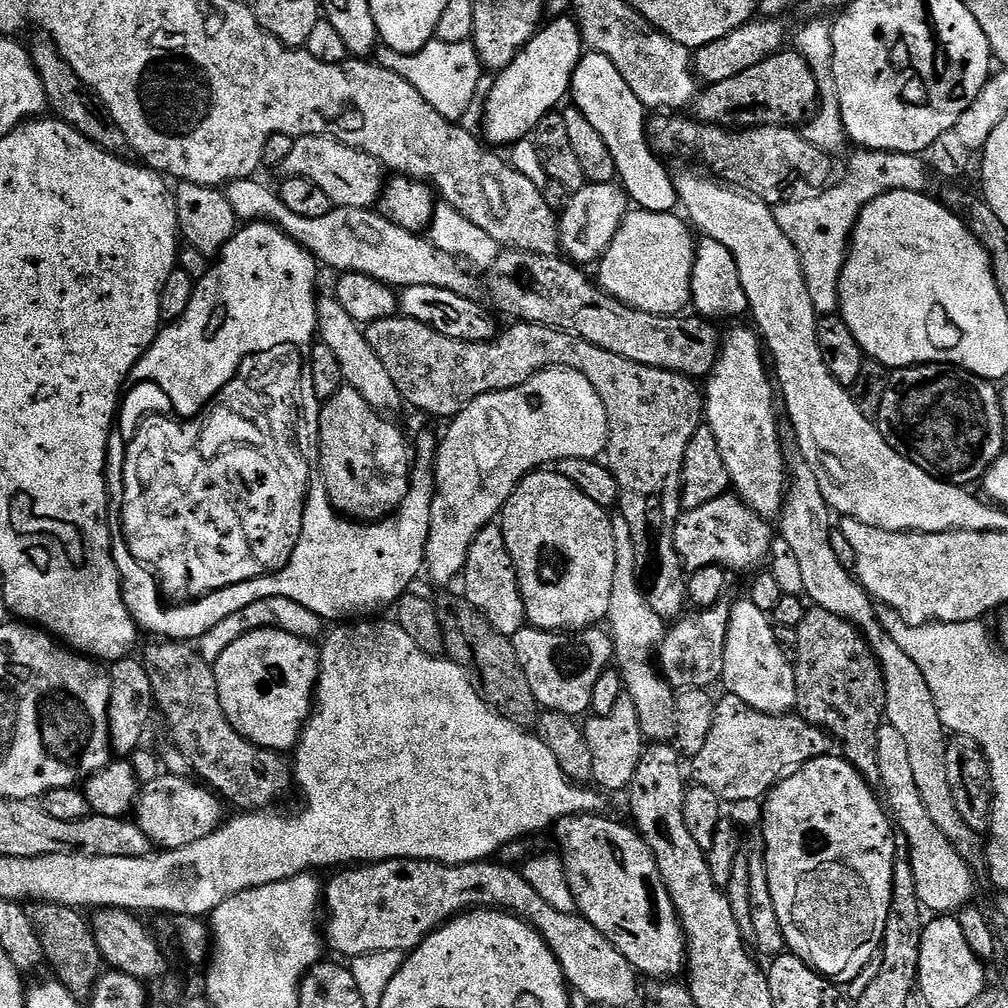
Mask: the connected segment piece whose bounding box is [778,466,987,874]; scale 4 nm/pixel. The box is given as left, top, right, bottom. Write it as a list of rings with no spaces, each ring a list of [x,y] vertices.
[[[801,466],[790,476],[786,488],[784,507],[778,517],[778,532],[784,535],[792,556],[796,559],[796,568],[800,571],[800,584],[803,595],[815,607],[838,614],[860,629],[865,640],[876,655],[883,670],[886,686],[885,719],[887,723],[901,731],[902,738],[909,747],[909,763],[913,768],[914,782],[922,797],[926,812],[934,821],[934,826],[941,830],[949,842],[958,850],[958,854],[975,873],[985,871],[987,865],[986,844],[981,836],[962,818],[958,804],[954,799],[953,787],[947,773],[946,750],[948,749],[948,732],[938,717],[938,708],[934,705],[933,694],[922,670],[910,659],[898,642],[881,626],[877,605],[860,581],[842,562],[838,562],[838,554],[834,554],[832,534],[834,531],[834,513],[828,507],[822,494],[822,486],[818,486],[818,478],[814,470]]]

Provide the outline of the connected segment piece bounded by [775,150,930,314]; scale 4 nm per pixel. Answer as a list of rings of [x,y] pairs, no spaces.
[[[856,150],[848,160],[848,177],[805,200],[789,200],[775,209],[776,220],[787,232],[800,255],[810,300],[817,313],[832,314],[840,307],[840,275],[848,260],[852,232],[860,211],[874,198],[887,192],[924,192],[930,168],[911,152],[873,152]]]

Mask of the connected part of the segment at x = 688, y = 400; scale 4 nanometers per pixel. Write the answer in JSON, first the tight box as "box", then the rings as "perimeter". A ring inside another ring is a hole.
{"box":[364,314,706,622],"perimeter":[[[397,314],[367,325],[364,328],[364,337],[366,342],[370,342],[370,350],[378,354],[382,366],[386,366],[390,378],[394,378],[394,386],[398,386],[405,405],[409,409],[417,408],[428,416],[457,416],[467,404],[482,398],[482,394],[517,388],[548,368],[569,368],[582,373],[590,386],[598,390],[598,398],[602,398],[602,406],[606,410],[606,463],[620,487],[619,511],[630,522],[630,534],[634,538],[636,555],[636,577],[640,579],[640,588],[654,614],[661,616],[665,622],[675,621],[685,611],[688,576],[684,561],[680,559],[674,546],[674,530],[682,514],[680,486],[686,446],[690,446],[690,438],[694,438],[706,416],[706,400],[702,395],[701,385],[699,388],[696,385],[699,383],[693,377],[684,376],[680,372],[651,368],[645,364],[630,362],[630,358],[618,358],[618,354],[610,354],[610,350],[602,350],[602,346],[594,346],[572,332],[563,332],[541,324],[512,322],[509,325],[495,340],[462,342],[458,338],[446,338],[446,334],[438,334],[438,330],[422,322],[414,322],[409,316]]]}

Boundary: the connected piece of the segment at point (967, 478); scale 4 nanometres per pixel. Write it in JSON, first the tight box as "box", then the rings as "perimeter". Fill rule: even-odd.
{"box":[878,364,1006,486],"perimeter":[[[913,364],[910,368],[897,368],[888,377],[886,394],[882,394],[882,406],[878,413],[878,427],[880,433],[899,452],[904,453],[908,459],[913,460],[920,468],[925,468],[931,476],[938,476],[941,480],[948,481],[949,484],[961,486],[972,486],[972,483],[983,481],[984,476],[990,470],[990,466],[1000,456],[1005,455],[1004,448],[1004,427],[1006,421],[1002,416],[1002,406],[1000,405],[1001,389],[993,381],[983,380],[981,376],[976,376],[973,372],[967,372],[965,368],[958,368],[954,364]]]}

